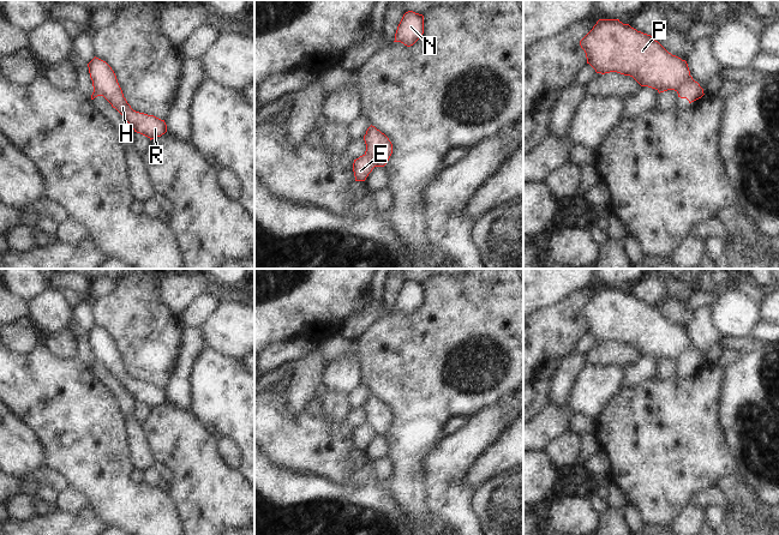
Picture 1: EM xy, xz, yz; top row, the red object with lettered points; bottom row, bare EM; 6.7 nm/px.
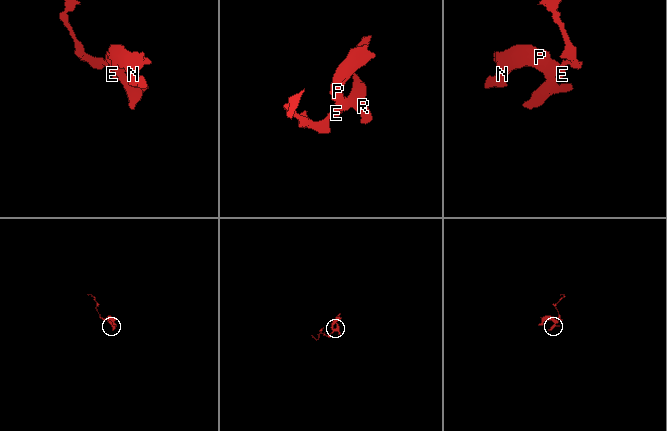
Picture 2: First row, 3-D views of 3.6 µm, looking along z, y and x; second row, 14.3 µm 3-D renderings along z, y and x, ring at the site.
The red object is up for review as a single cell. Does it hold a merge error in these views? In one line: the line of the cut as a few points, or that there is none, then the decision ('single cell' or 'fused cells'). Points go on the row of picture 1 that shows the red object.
cut xz (365, 154), (376, 166); fused cells

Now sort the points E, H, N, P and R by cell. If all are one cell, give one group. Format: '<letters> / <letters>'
E / H N P R

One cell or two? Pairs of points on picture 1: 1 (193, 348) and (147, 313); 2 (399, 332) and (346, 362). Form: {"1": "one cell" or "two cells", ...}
{"1": "two cells", "2": "two cells"}

